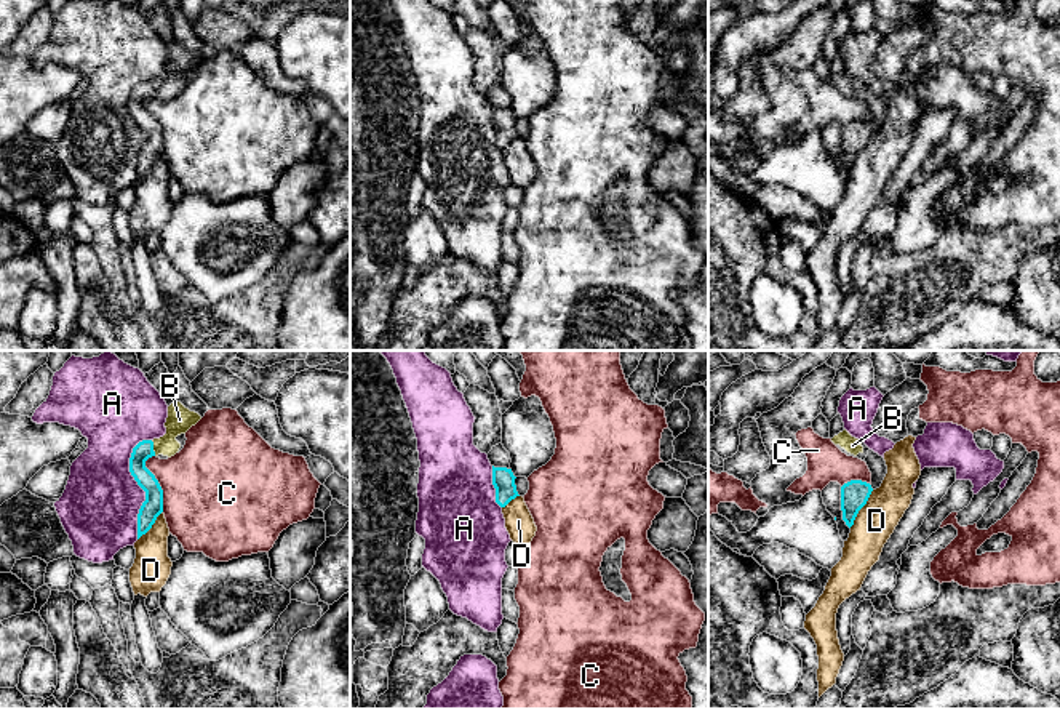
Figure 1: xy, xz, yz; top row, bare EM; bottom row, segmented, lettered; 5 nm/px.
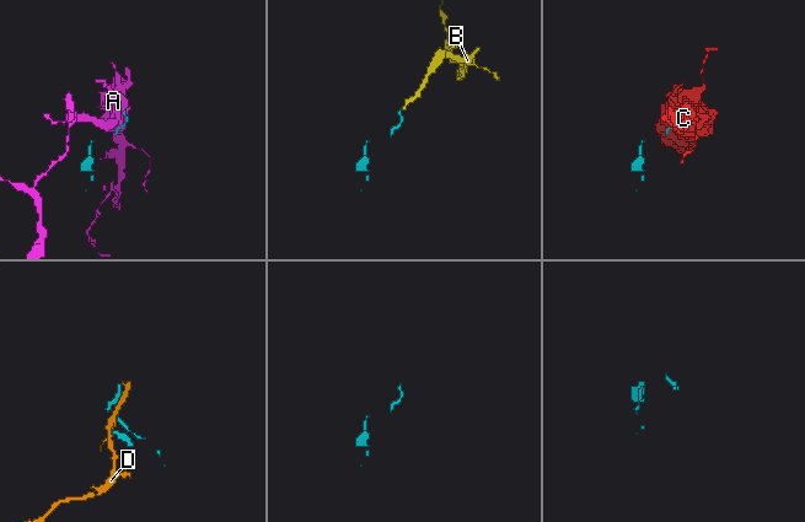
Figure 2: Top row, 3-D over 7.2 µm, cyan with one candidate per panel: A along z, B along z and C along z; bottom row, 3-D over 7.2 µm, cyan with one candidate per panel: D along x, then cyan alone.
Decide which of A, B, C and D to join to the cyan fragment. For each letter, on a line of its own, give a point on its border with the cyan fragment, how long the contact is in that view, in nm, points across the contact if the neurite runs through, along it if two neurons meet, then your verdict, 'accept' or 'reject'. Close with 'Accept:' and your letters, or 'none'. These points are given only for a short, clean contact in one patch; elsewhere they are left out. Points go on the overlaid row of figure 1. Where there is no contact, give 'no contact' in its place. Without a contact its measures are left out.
A: contact xy (138, 484); length 500 nm; reject
B: contact xy (152, 448); length 80 nm; way xy (154, 495), (141, 474), (152, 448), (171, 434), (179, 420); accept
C: contact xy (159, 484); length 300 nm; border xy (152, 455), (146, 461), (146, 468), (162, 490), (163, 511); reject
D: contact yz (860, 508); length 220 nm; reject
Accept: B

